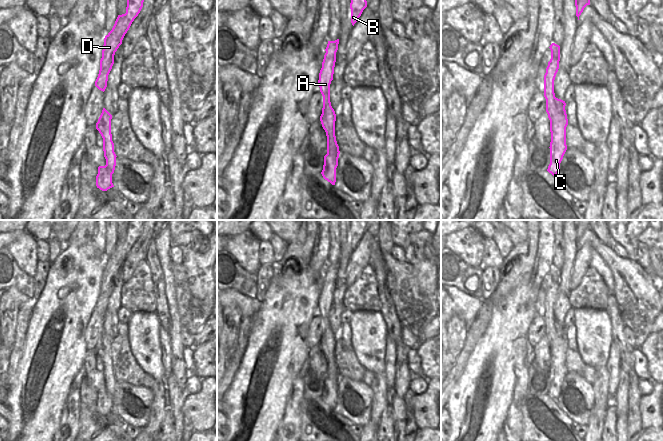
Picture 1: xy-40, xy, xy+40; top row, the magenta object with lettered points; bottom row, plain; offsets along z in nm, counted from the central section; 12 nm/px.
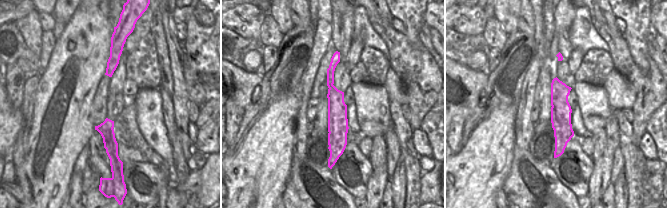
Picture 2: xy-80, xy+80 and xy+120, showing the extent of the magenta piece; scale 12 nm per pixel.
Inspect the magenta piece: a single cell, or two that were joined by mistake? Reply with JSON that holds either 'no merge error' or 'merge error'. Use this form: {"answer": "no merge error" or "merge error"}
{"answer": "merge error"}

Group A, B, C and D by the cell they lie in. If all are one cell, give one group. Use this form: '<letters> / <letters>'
A B D / C

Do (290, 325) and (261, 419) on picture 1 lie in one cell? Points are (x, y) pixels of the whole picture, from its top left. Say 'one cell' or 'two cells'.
one cell

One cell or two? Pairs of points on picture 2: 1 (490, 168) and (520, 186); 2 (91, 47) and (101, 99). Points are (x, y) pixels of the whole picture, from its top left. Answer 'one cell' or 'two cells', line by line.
1: two cells
2: two cells

